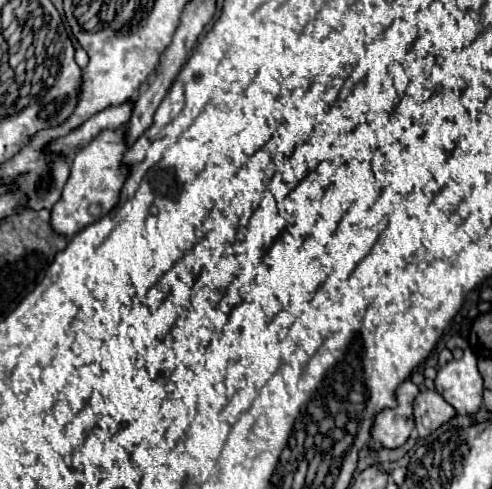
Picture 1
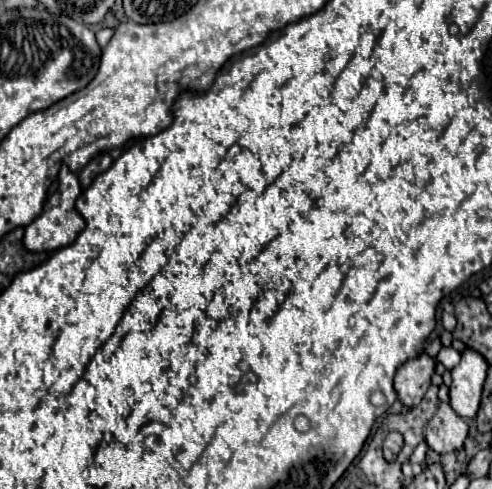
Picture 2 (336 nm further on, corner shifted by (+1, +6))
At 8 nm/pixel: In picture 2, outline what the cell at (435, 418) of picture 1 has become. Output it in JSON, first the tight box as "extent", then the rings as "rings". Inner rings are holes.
{"extent":[424,403,468,453],"rings":[[[448,403],[438,405],[438,411],[424,429],[424,439],[436,453],[450,453],[460,449],[466,435],[468,423],[460,415],[456,415]]]}

